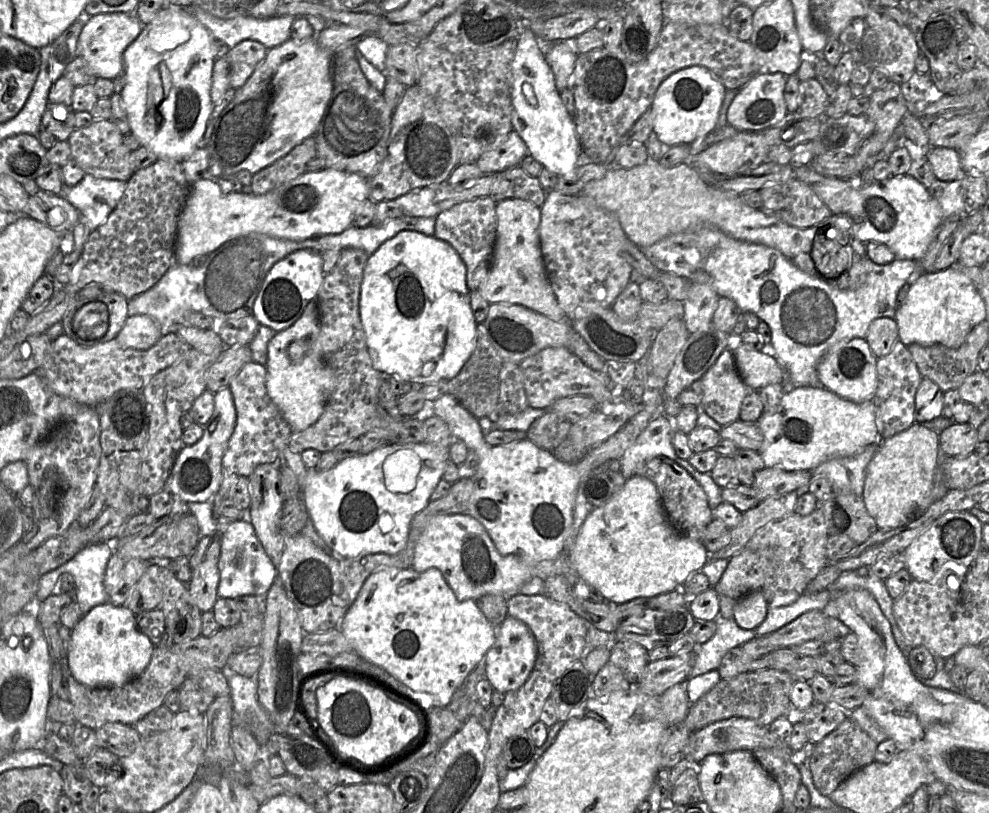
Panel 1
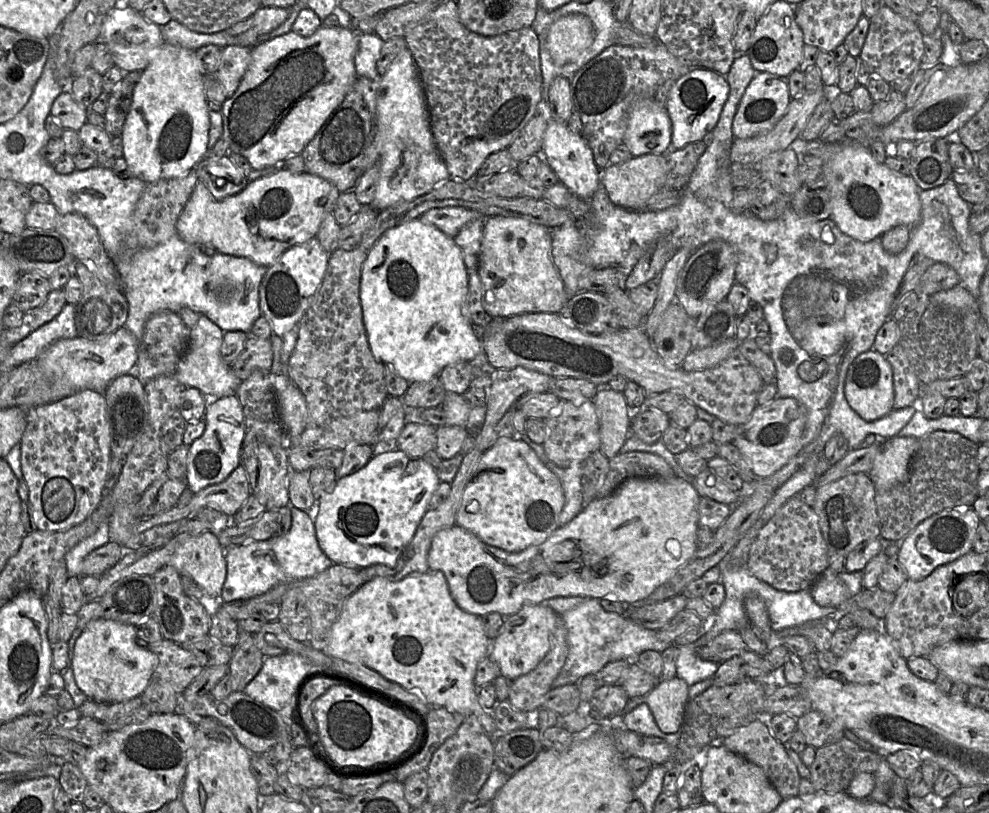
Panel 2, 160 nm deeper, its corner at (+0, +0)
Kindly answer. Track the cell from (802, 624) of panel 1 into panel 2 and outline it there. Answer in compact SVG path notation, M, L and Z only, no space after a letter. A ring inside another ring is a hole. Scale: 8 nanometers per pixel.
M726 630L707 645L698 648L697 654L703 660L720 664L733 657L739 657L746 649L739 631Z

